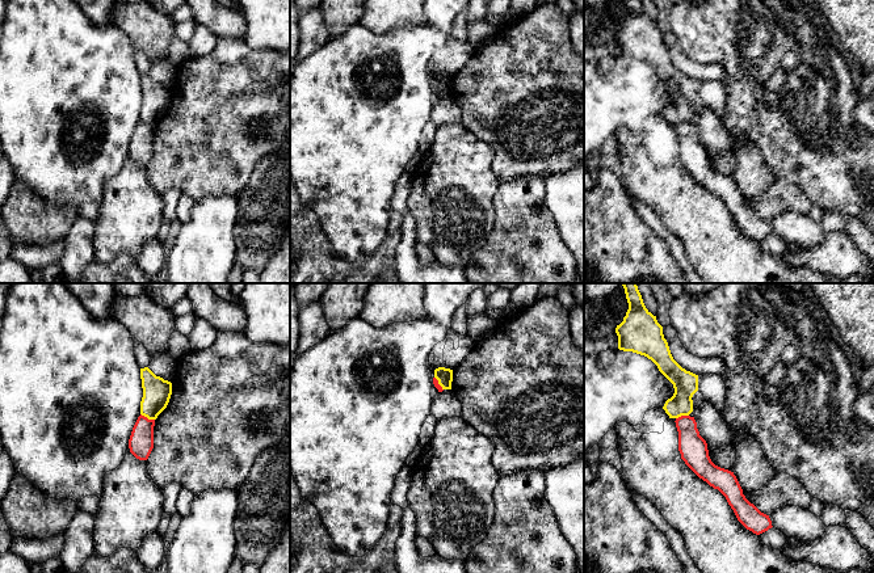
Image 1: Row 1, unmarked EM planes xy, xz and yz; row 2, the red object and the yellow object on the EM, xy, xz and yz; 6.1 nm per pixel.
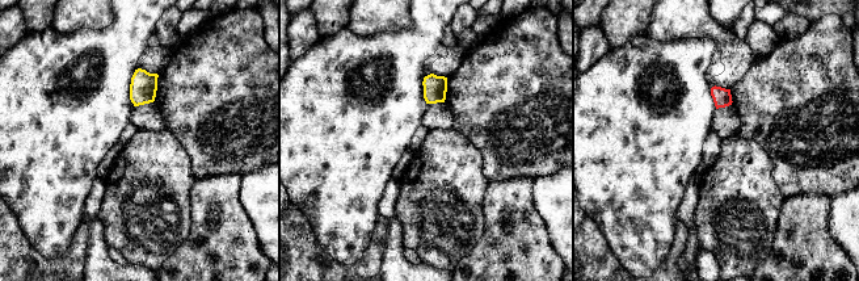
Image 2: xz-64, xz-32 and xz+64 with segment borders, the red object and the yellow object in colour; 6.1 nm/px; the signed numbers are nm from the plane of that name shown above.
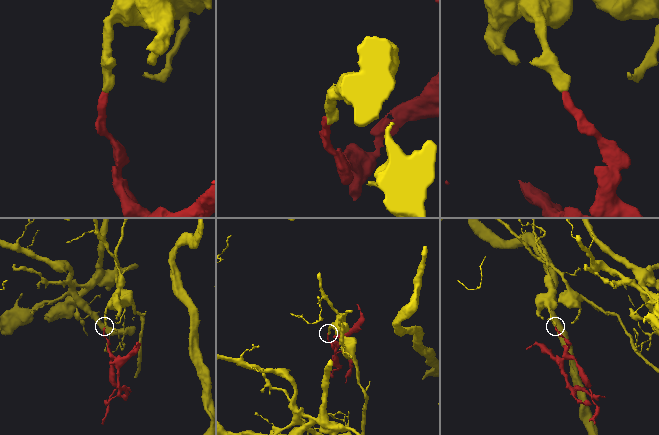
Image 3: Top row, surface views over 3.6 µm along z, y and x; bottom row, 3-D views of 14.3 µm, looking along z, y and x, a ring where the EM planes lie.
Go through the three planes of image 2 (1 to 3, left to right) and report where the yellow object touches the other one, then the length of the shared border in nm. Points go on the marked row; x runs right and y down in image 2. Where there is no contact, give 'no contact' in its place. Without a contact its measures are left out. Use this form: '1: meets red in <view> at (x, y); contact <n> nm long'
1: no contact
2: no contact
3: no contact

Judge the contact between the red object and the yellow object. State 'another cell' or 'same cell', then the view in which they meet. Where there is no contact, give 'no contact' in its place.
another cell | xy

